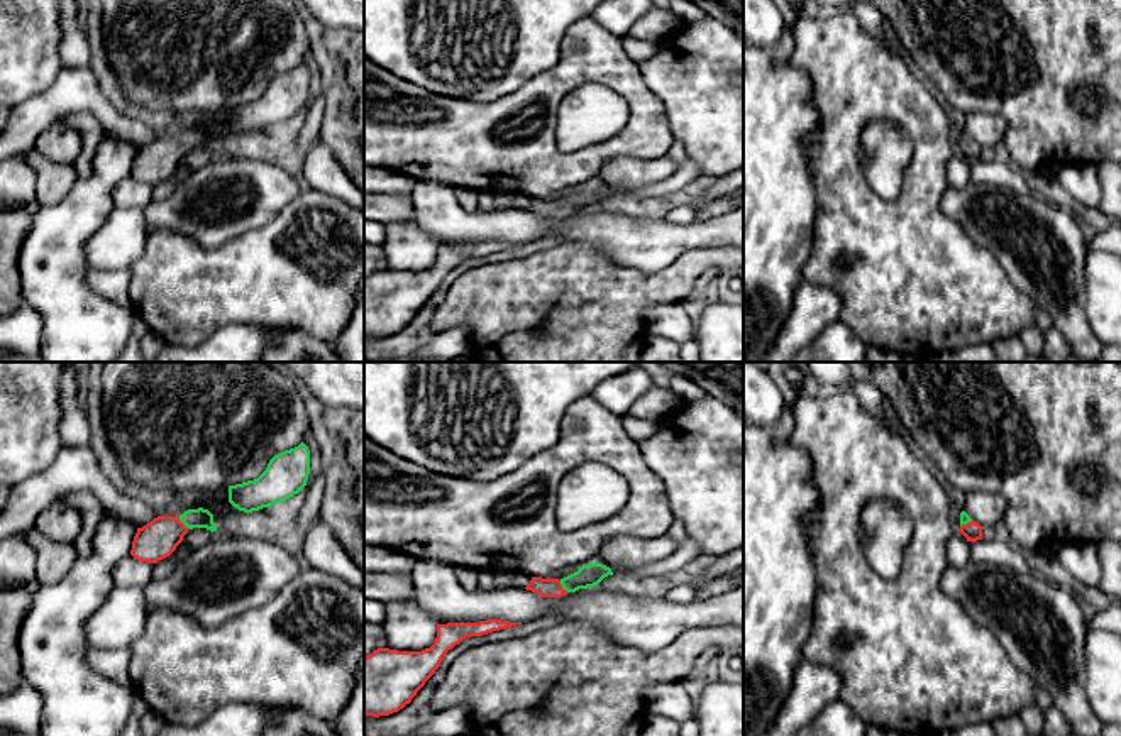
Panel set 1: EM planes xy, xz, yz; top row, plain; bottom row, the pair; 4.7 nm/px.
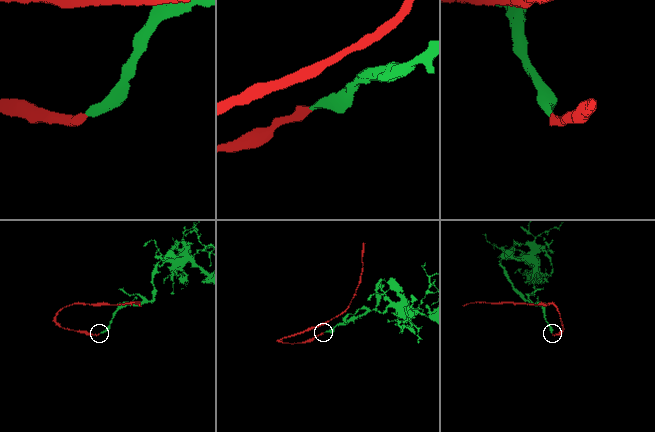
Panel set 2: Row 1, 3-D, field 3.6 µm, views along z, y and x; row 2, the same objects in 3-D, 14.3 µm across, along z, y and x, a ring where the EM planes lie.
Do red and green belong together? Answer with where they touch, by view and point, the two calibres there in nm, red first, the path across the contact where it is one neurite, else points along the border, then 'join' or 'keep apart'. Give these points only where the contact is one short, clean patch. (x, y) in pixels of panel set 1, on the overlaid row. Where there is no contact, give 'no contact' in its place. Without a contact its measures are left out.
contact xy (182, 523); calibres 180 and 100 nm; way xy (156, 540), (182, 523), (193, 518); join

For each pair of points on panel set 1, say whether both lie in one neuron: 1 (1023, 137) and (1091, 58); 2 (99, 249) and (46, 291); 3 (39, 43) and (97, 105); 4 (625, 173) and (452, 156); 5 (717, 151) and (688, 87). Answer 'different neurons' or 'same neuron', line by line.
1: same neuron
2: different neurons
3: different neurons
4: different neurons
5: same neuron

